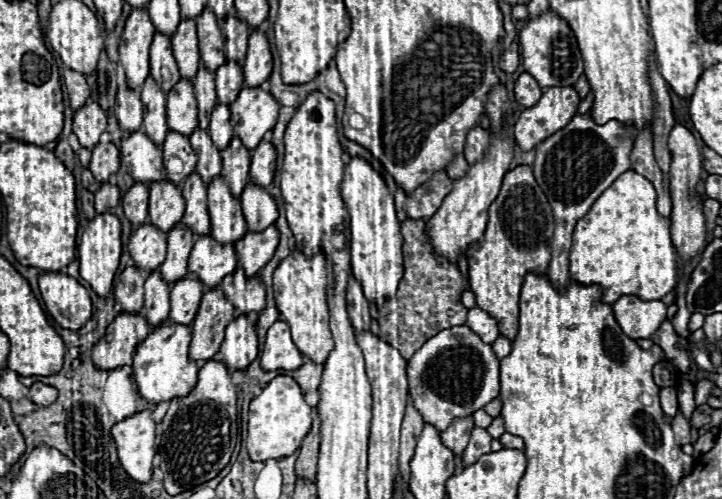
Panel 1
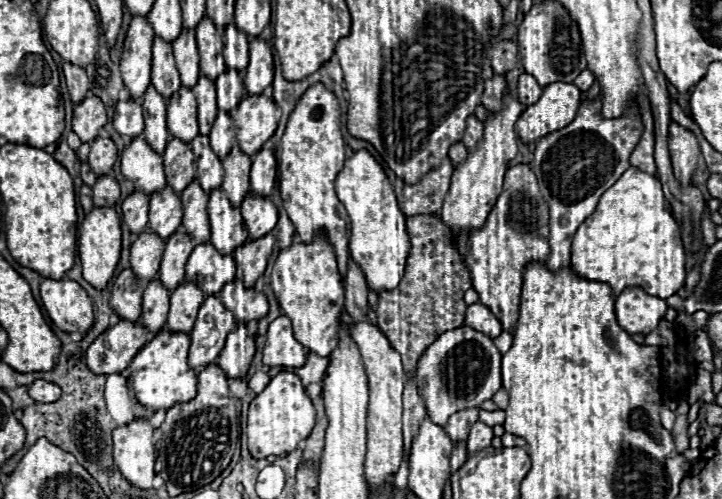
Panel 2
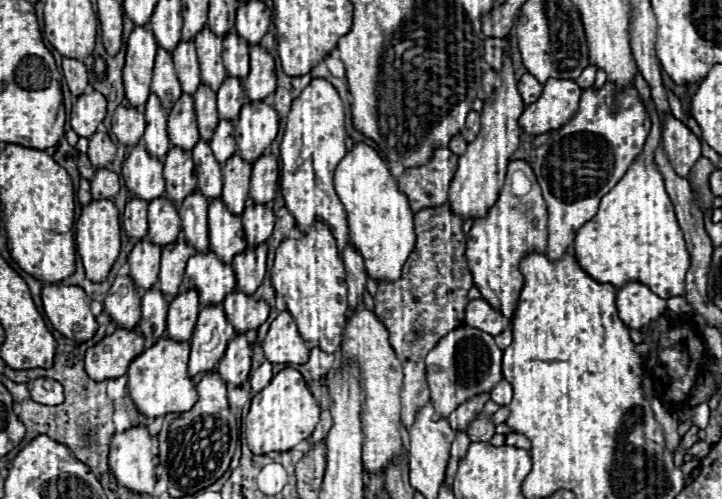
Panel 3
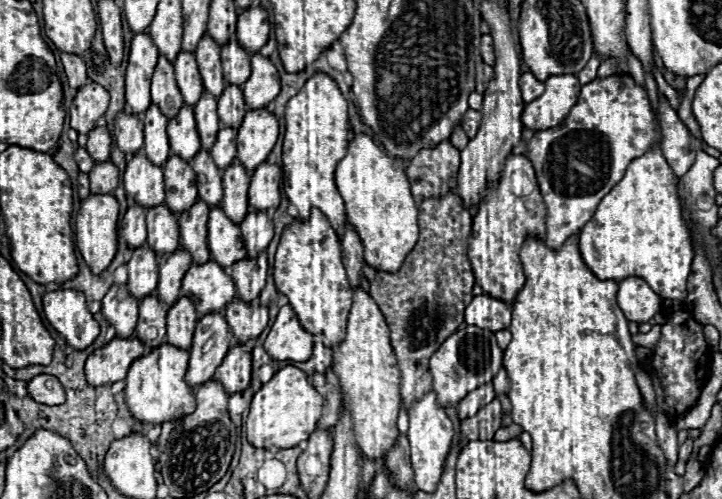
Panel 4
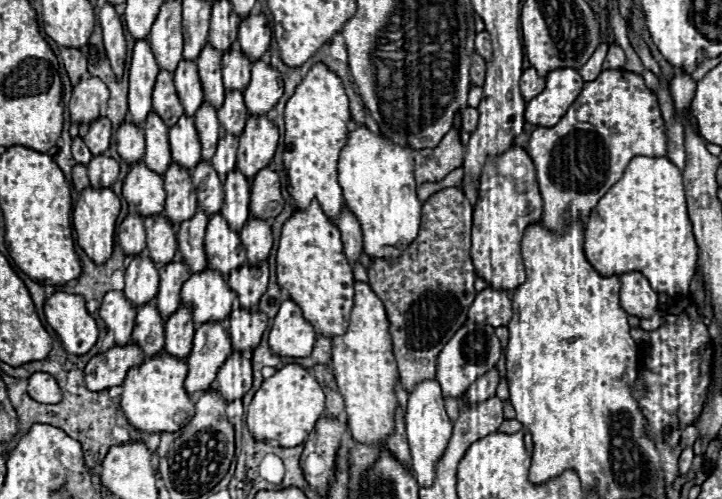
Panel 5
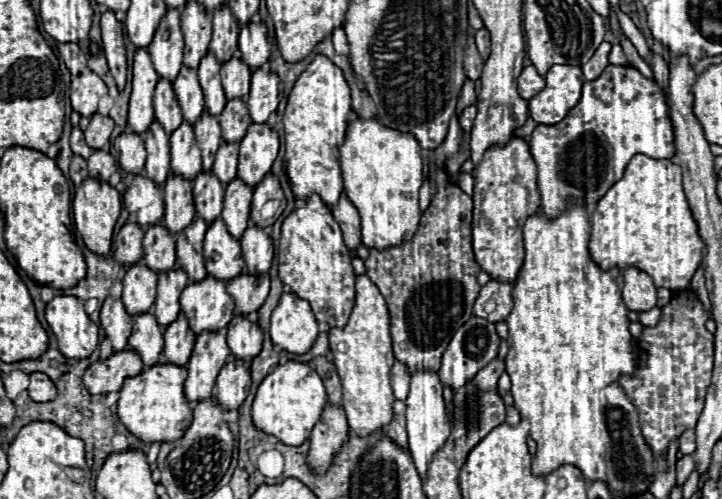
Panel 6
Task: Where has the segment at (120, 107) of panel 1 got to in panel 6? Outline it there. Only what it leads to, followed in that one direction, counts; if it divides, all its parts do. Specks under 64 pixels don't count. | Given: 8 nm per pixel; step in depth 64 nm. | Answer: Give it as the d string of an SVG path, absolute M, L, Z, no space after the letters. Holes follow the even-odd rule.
M120 134L114 140L114 148L118 150L118 164L120 170L126 174L140 174L144 170L146 162L146 150L144 150L144 140L138 134Z

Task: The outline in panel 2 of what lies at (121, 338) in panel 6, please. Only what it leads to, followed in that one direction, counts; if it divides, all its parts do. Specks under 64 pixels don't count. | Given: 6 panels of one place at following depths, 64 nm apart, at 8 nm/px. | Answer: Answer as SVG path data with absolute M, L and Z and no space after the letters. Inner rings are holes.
M124 270L116 280L110 296L110 308L118 314L120 320L136 322L142 312L142 284L132 274L132 270Z

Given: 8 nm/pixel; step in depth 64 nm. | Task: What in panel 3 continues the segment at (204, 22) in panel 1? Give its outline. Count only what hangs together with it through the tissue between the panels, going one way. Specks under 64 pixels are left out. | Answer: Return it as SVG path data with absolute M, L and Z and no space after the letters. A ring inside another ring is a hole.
M206 26L196 36L194 44L196 44L196 52L198 52L202 82L216 92L226 78L226 70L222 66L222 40L218 36L214 36L210 32L210 28Z

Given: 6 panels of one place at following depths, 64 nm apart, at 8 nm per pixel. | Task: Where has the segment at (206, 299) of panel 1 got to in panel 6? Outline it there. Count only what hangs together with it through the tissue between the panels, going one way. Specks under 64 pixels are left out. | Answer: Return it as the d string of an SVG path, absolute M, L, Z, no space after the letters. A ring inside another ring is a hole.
M204 332L196 338L194 352L186 366L188 378L184 382L184 394L188 402L196 404L212 396L212 386L228 356L230 350L226 344L226 332Z

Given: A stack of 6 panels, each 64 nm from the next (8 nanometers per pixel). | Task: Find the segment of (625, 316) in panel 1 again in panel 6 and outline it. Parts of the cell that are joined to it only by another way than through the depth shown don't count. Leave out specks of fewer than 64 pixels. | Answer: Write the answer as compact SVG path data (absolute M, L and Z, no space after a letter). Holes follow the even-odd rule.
M628 266L624 270L622 296L626 306L636 312L646 312L656 306L656 286L652 278L634 266Z

